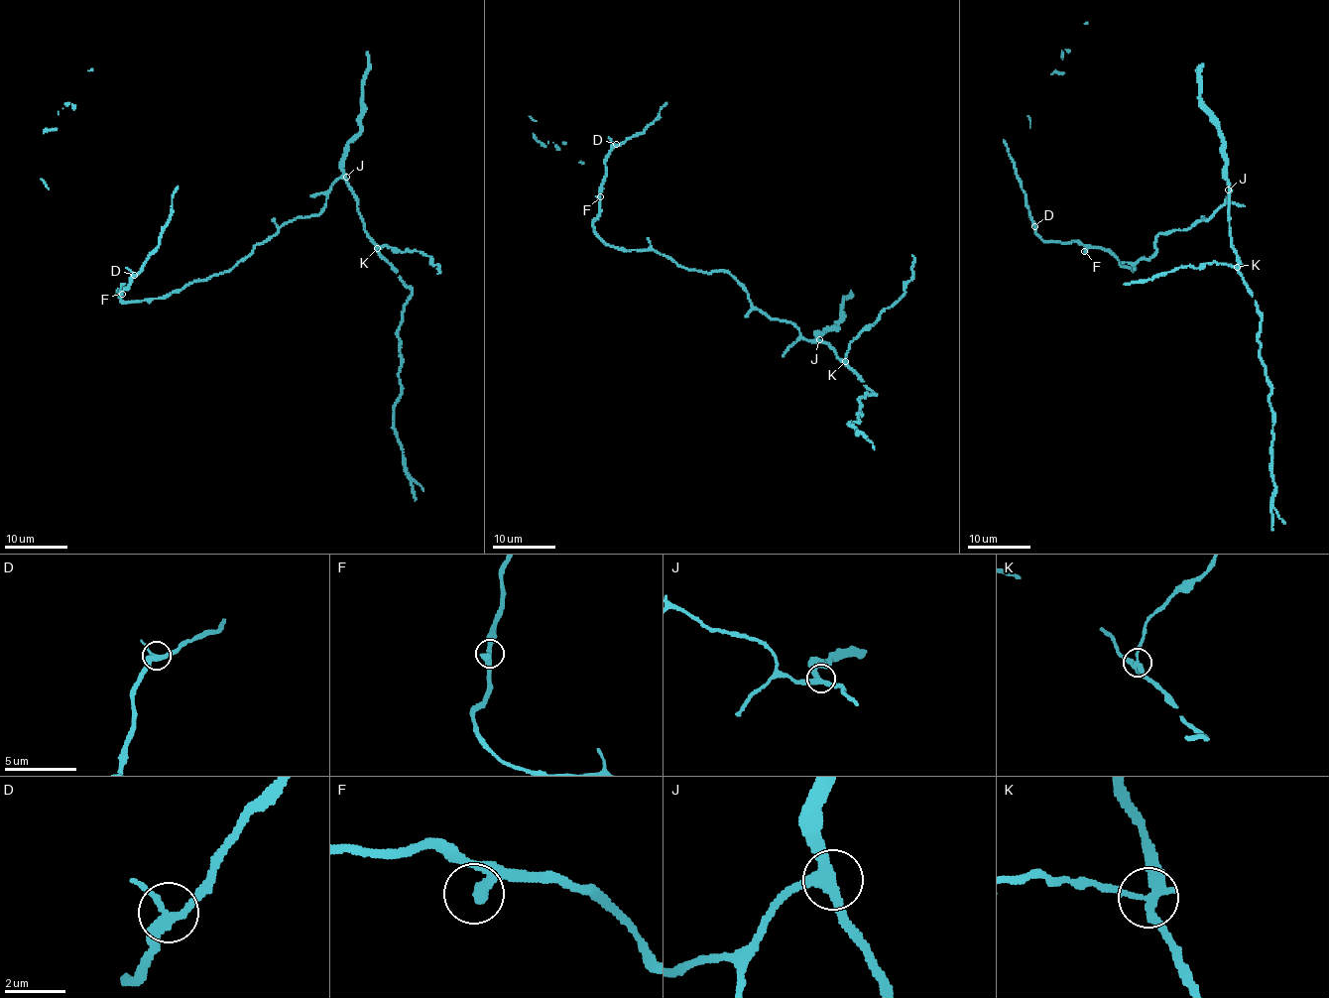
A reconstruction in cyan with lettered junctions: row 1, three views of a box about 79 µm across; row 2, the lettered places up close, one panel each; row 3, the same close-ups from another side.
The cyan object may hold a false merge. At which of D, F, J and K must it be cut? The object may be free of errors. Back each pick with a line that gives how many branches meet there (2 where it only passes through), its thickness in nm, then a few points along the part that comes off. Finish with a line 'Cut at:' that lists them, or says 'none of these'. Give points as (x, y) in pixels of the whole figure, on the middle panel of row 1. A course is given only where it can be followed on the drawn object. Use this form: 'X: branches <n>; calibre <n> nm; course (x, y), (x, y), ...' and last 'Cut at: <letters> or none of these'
K: branches 3; calibre 280 nm; course (845, 362), (850, 344), (905, 292), (905, 285), (912, 276), (912, 254)
Cut at: K

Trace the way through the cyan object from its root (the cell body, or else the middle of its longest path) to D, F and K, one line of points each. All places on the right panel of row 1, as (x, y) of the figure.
D: (1155, 239), (1156, 252), (1134, 269), (1101, 248), (1045, 242), (1034, 226)
F: (1155, 239), (1156, 252), (1148, 259), (1143, 257), (1134, 269), (1122, 266), (1101, 248), (1084, 251)
K: (1155, 239), (1159, 234), (1183, 230), (1197, 221), (1206, 221), (1225, 202), (1230, 190), (1230, 245), (1238, 267)

